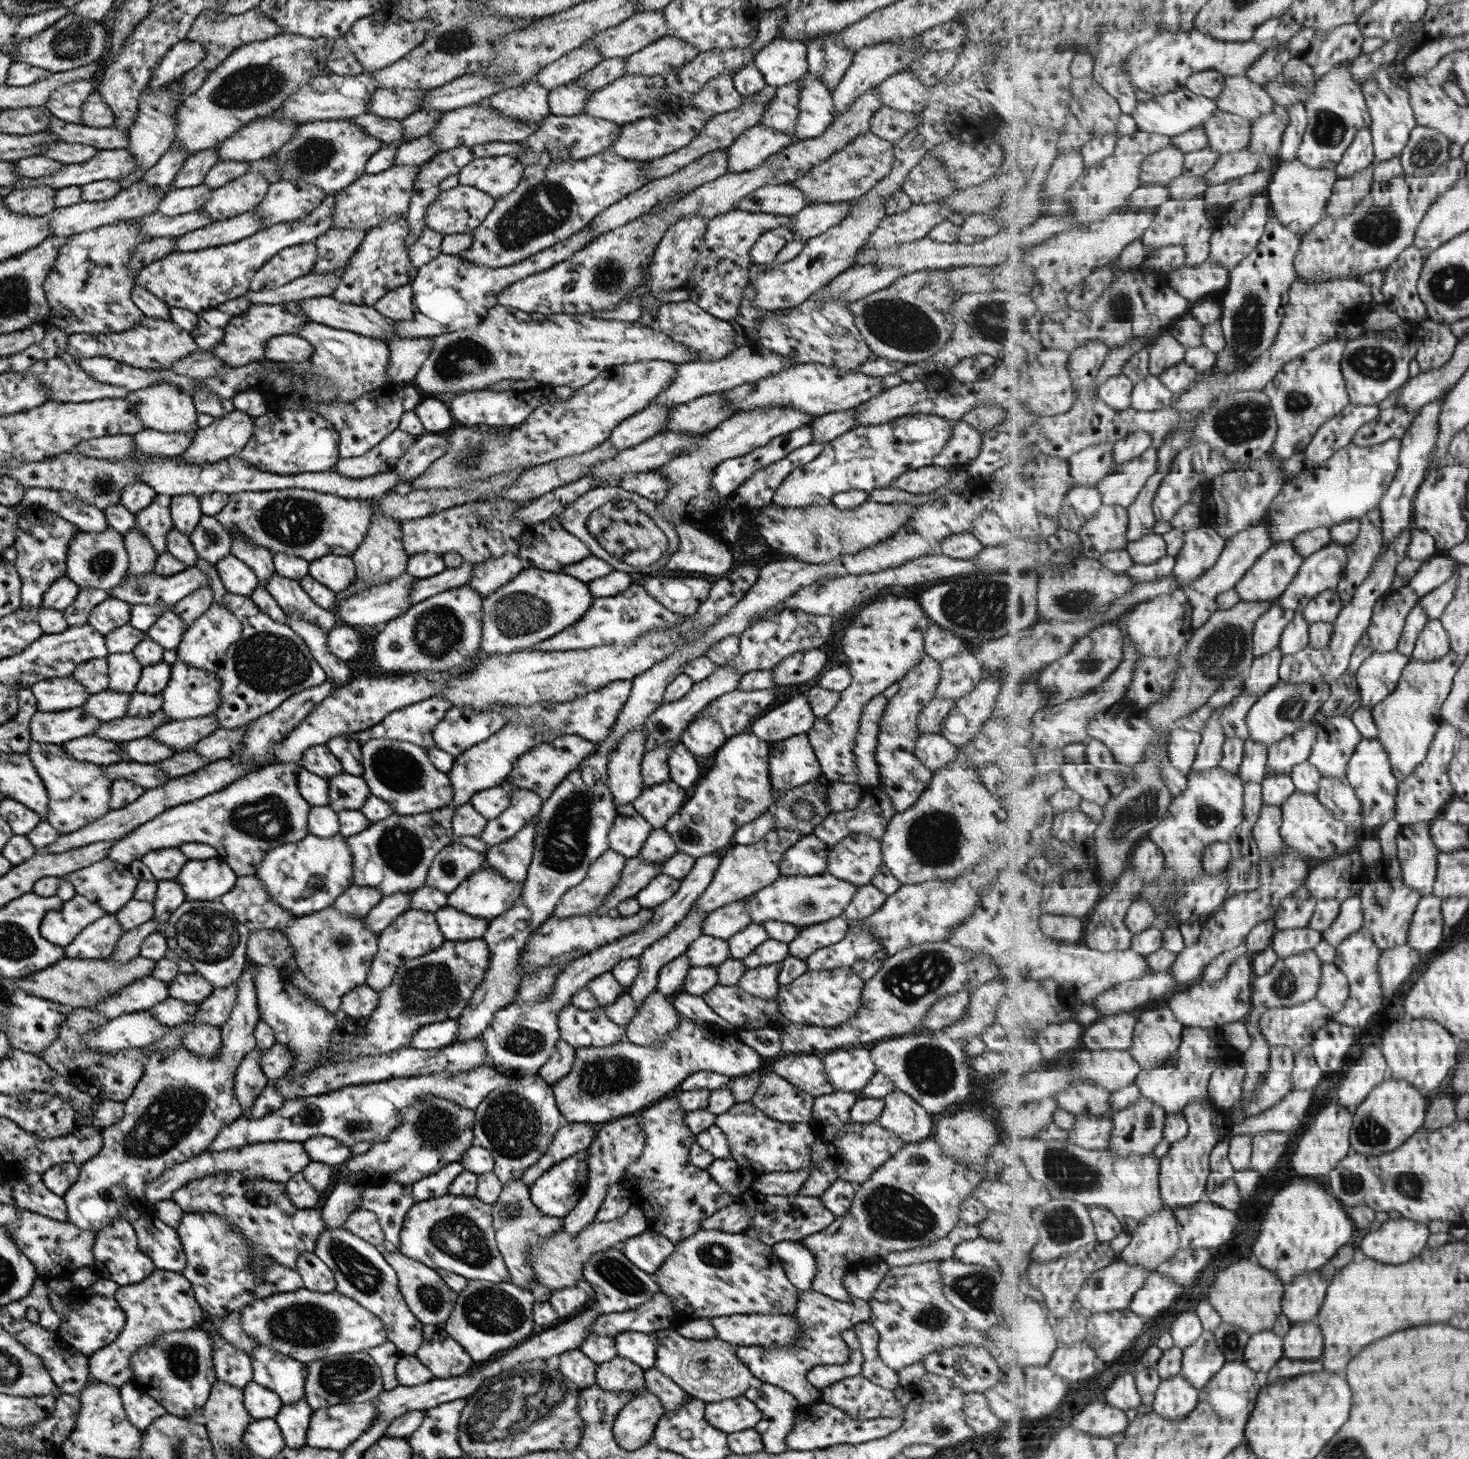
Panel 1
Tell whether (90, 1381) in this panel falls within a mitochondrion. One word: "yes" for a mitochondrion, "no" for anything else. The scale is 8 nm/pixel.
no

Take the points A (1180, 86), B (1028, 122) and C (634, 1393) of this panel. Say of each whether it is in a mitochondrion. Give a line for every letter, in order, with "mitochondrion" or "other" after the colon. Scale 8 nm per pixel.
A: other
B: other
C: other

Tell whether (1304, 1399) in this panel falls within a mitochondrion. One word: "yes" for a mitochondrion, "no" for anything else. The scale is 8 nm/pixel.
no

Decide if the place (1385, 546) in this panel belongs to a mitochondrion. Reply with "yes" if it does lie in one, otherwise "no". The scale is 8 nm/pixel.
no

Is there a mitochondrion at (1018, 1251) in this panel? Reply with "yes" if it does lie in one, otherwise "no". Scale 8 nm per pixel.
no

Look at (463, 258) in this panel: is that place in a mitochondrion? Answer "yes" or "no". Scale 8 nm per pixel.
no

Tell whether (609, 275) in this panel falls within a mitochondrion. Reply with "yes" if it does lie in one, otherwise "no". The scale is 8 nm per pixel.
yes

